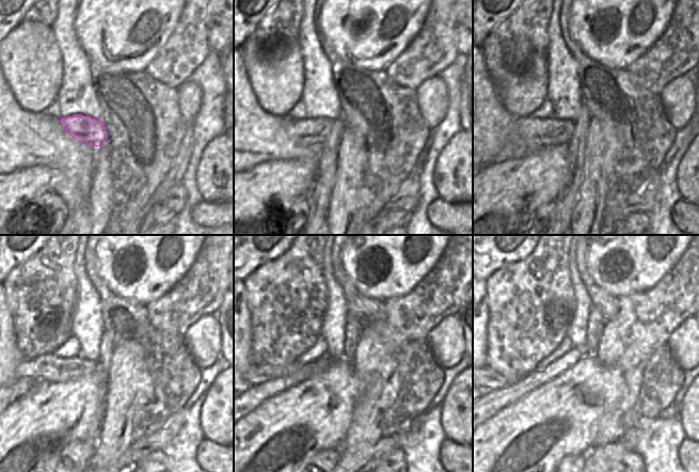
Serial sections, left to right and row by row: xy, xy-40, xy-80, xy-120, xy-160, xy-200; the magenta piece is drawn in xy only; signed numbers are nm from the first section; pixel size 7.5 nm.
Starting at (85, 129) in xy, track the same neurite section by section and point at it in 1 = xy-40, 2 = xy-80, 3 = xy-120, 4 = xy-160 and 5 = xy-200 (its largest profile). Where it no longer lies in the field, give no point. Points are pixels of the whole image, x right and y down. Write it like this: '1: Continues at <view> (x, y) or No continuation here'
1: Continues at xy-40 (326, 132)
2: Continues at xy-80 (537, 132)
3: Continues at xy-120 (49, 368)
4: Continues at xy-160 (255, 375)
5: Continues at xy-200 (494, 380).

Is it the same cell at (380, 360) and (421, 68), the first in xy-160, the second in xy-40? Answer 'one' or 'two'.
one

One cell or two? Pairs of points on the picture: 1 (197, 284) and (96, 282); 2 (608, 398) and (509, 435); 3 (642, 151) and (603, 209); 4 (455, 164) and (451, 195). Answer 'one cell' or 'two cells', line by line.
1: one cell
2: one cell
3: one cell
4: one cell

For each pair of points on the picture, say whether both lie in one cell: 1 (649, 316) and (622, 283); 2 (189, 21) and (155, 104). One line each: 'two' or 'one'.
1: two
2: one

